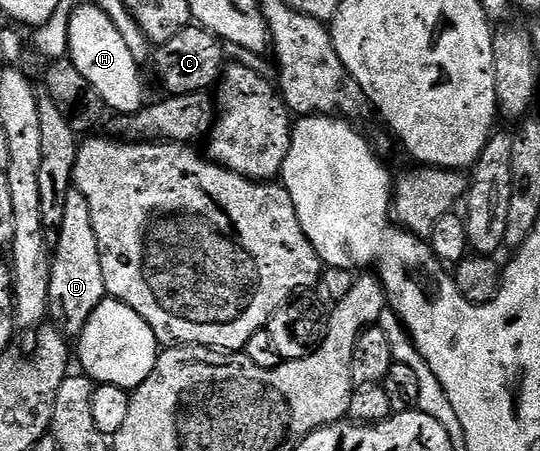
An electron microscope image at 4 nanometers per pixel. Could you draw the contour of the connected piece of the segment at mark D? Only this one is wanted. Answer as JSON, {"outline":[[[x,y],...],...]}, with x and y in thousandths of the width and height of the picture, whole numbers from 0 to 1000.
{"outline":[[[141,419],[124,428],[124,457],[117,461],[117,490],[109,506],[102,554],[94,565],[98,603],[91,634],[91,676],[104,723],[122,745],[148,745],[169,694],[198,661],[191,632],[191,588],[183,534],[176,534],[176,508],[169,499],[169,463],[161,437]]]}

